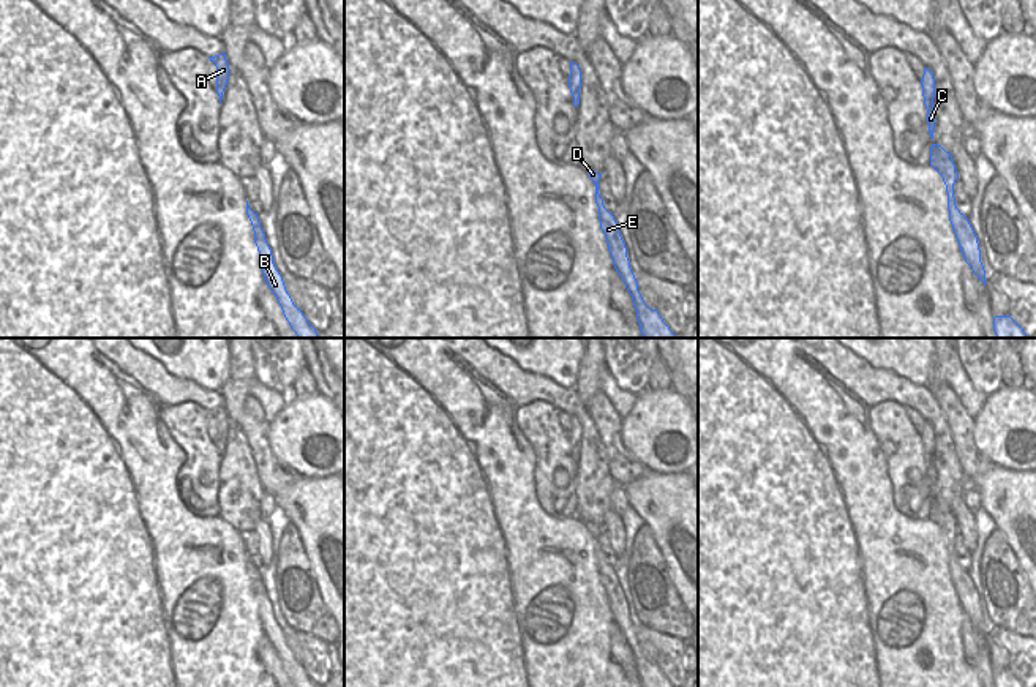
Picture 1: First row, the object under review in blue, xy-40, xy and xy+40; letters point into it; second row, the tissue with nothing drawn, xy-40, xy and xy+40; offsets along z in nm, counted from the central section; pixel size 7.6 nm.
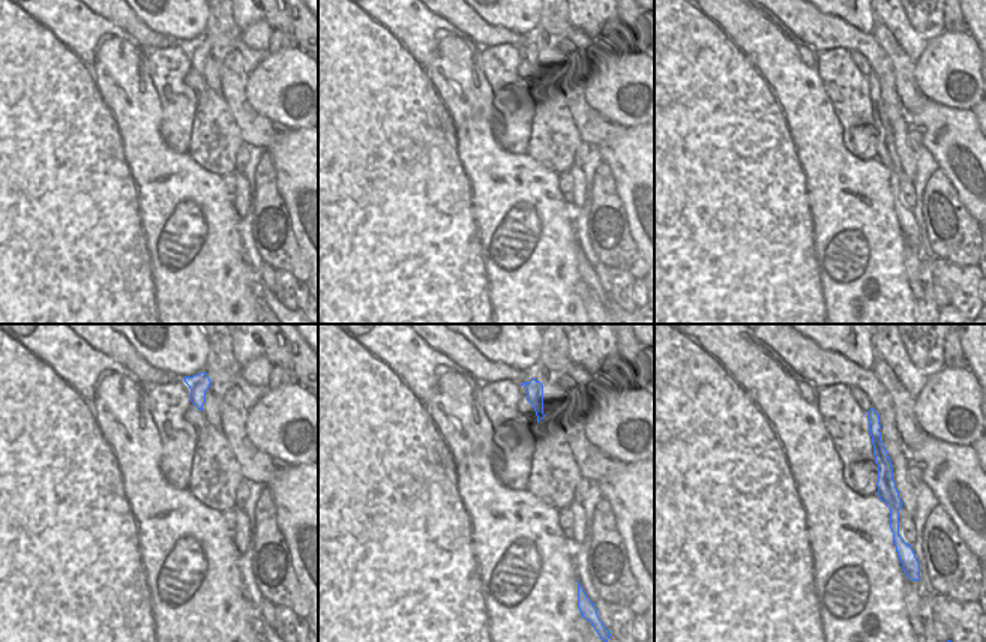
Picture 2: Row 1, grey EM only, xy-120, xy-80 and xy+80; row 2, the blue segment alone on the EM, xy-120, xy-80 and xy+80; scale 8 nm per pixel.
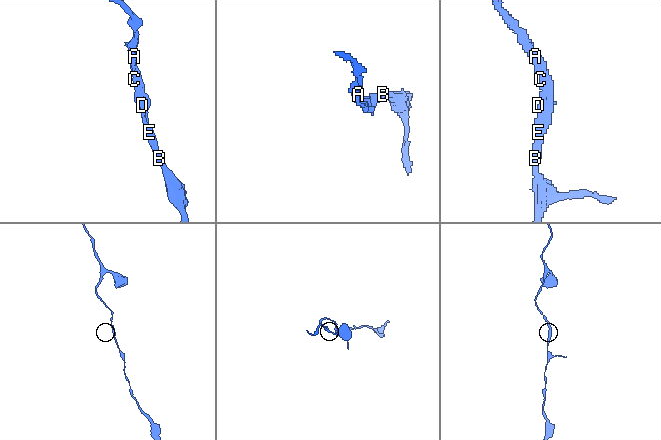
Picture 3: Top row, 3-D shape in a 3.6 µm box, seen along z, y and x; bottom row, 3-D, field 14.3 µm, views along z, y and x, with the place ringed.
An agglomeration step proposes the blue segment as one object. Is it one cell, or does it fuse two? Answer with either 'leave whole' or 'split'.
leave whole

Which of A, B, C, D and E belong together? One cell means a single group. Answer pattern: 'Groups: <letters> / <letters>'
Groups: A B C D E.

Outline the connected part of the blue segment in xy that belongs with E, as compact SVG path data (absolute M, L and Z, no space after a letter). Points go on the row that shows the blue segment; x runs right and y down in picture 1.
M587 171L591 180L595 185L595 204L599 207L599 221L600 221L600 229L605 234L606 243L608 243L608 251L613 259L613 265L619 276L622 278L629 294L632 295L633 306L636 310L636 319L640 324L640 332L643 338L678 338L670 327L663 322L662 316L659 314L657 310L651 310L640 291L638 291L638 281L630 268L630 261L627 257L627 248L625 243L621 237L621 231L617 227L617 223L610 213L605 205L603 199L599 194L599 180L602 174L595 171Z

